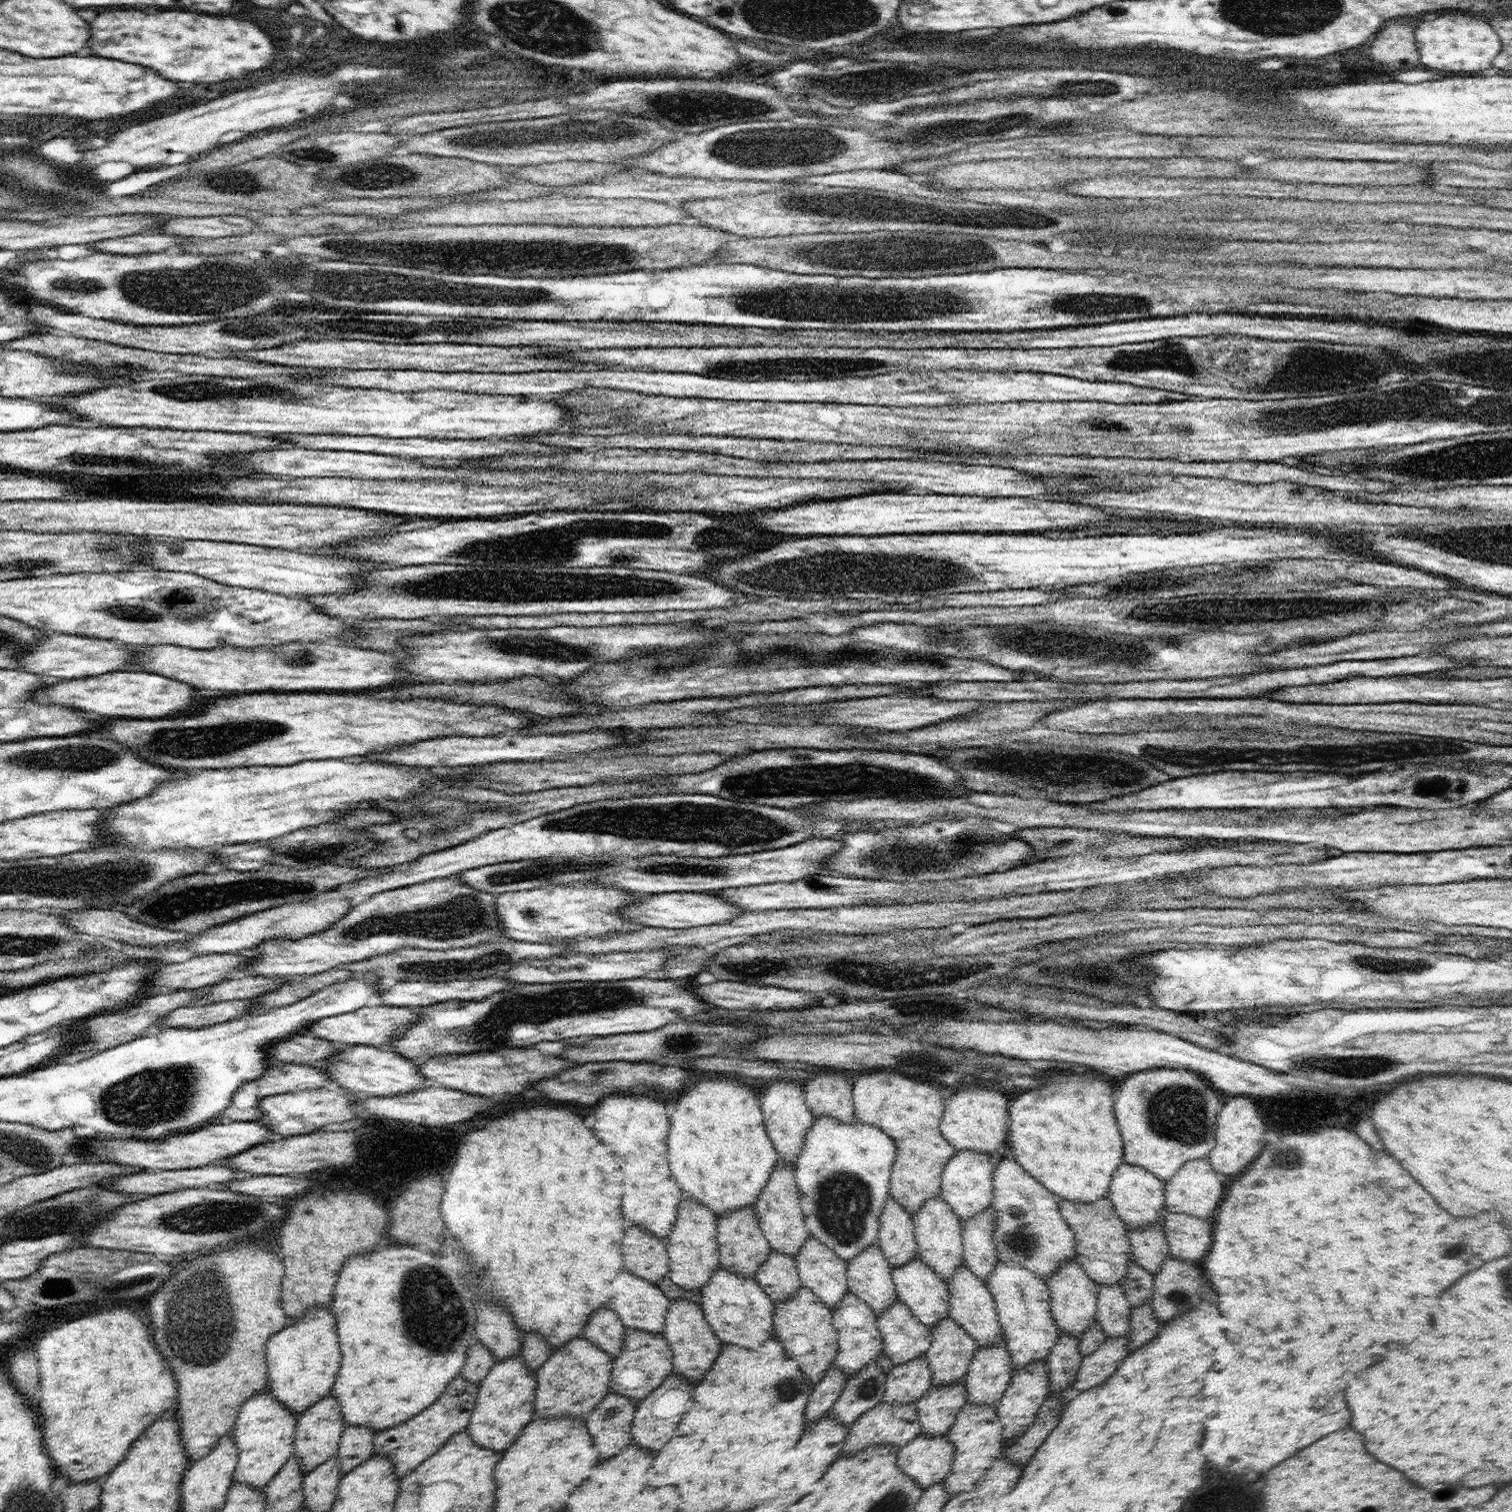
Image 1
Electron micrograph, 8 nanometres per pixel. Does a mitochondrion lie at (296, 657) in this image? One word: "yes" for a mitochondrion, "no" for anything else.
yes

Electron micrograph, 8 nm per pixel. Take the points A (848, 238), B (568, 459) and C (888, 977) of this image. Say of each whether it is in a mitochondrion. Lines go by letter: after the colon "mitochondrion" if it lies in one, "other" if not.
A: other
B: other
C: mitochondrion

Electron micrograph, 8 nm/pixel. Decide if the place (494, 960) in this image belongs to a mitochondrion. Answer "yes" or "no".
yes

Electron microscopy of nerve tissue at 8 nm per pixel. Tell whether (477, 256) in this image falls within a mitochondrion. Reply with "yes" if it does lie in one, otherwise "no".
yes

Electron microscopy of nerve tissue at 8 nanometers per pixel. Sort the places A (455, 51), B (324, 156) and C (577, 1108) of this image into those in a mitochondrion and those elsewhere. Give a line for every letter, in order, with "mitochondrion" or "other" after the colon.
A: other
B: mitochondrion
C: other

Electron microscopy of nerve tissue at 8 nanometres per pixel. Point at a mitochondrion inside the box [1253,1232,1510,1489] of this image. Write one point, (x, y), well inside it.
(1461, 1250)

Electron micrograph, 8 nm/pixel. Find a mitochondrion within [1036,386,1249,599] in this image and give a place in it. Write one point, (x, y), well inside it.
(1113, 426)

